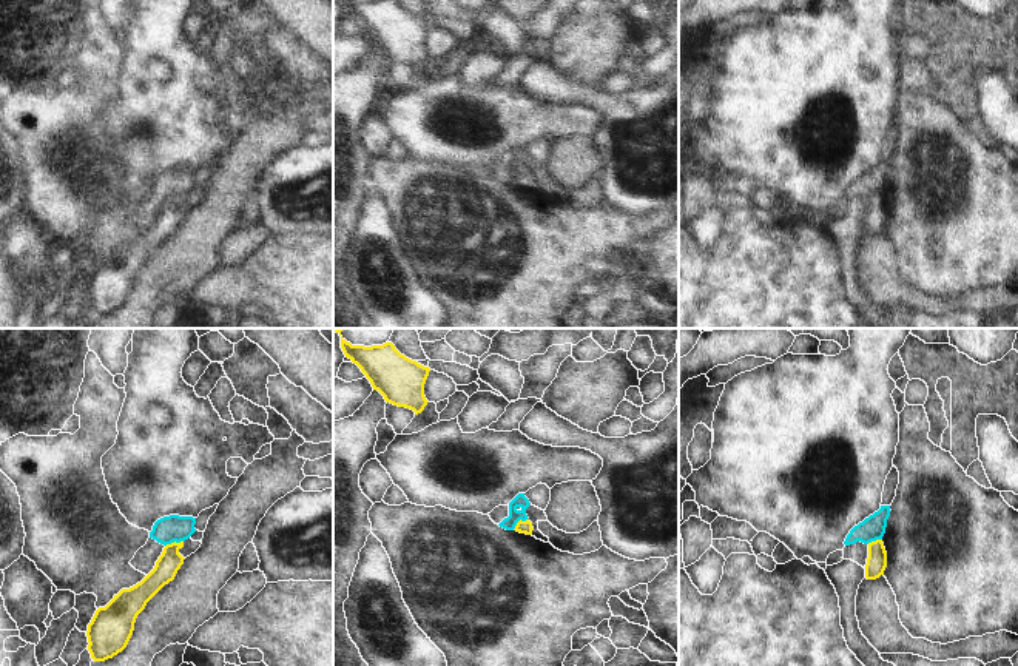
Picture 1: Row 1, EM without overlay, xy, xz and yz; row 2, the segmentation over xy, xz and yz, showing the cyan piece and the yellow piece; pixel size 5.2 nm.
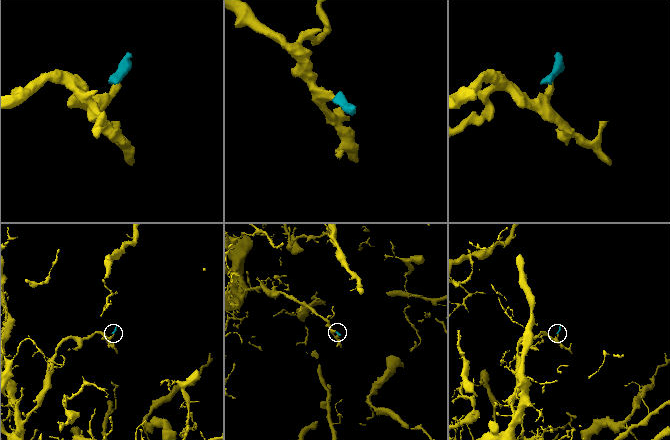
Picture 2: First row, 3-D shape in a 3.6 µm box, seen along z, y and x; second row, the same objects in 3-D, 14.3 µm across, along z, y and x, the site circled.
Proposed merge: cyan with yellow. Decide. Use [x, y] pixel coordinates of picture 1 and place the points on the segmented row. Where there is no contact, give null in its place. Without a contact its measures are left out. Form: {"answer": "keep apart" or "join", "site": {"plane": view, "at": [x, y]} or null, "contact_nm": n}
{"answer": "keep apart", "site": {"plane": "xz", "at": [519, 520]}, "contact_nm": 110}

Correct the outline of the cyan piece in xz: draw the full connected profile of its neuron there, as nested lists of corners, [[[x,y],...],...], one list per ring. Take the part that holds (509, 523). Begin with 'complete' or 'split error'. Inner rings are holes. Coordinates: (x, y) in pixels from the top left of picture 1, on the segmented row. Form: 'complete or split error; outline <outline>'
split error; outline [[[518,493],[507,506],[498,506],[490,513],[490,520],[506,530],[514,530],[517,523],[529,520],[526,509],[529,507],[529,500],[524,493]]]

